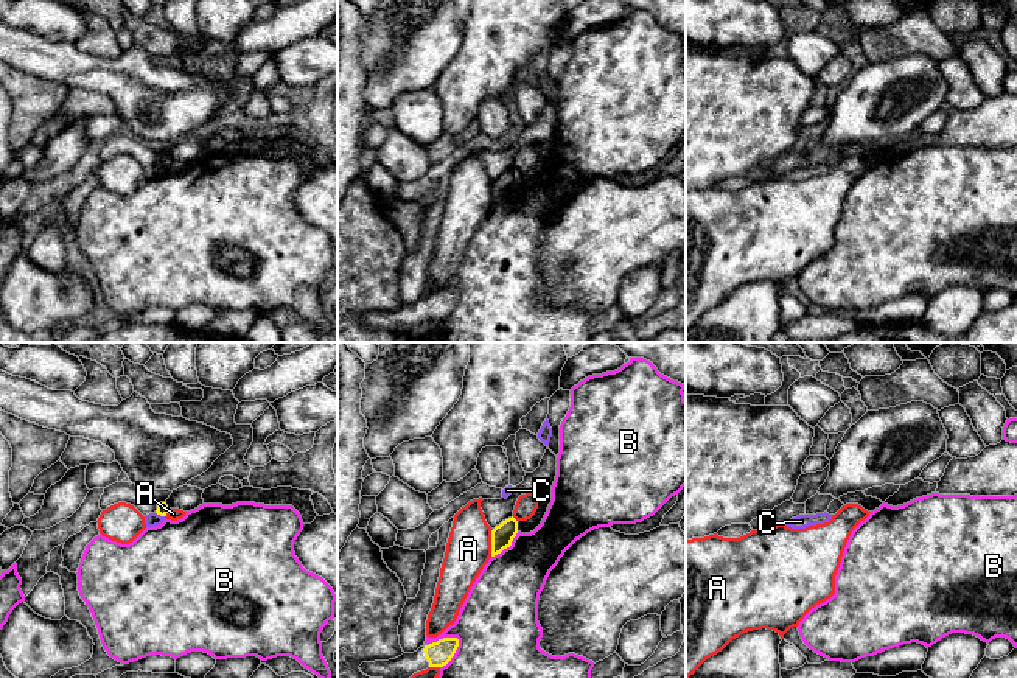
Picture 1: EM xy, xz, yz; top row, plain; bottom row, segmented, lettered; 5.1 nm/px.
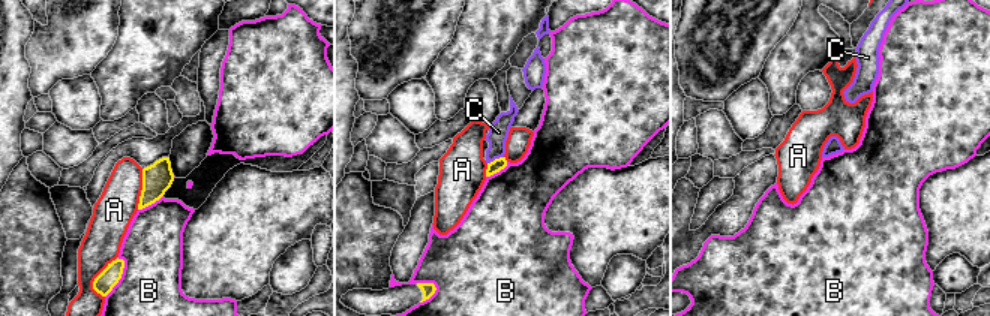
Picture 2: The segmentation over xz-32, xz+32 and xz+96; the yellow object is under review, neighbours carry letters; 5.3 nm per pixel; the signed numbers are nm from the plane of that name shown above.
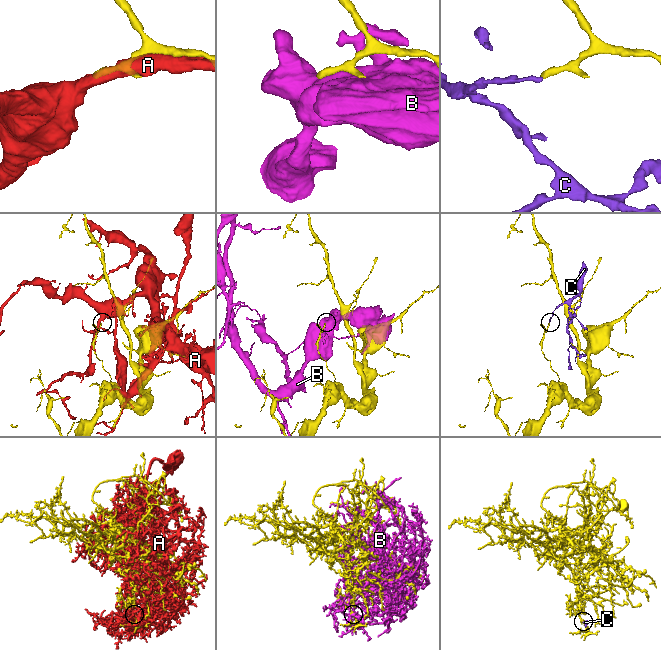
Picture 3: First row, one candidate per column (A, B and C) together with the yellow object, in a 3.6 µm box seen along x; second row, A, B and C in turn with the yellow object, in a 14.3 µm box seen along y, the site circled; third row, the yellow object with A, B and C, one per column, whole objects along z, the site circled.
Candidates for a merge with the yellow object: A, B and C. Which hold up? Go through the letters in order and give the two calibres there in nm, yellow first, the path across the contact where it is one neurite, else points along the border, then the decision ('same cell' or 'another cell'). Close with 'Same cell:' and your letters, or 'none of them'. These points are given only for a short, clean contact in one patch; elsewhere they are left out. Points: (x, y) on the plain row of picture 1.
A: 120/240 nm | another cell
B: 130/500 nm | another cell
C: 60/70 nm | along xy (156, 164), (164, 168) | another cell
Same cell: none of them

